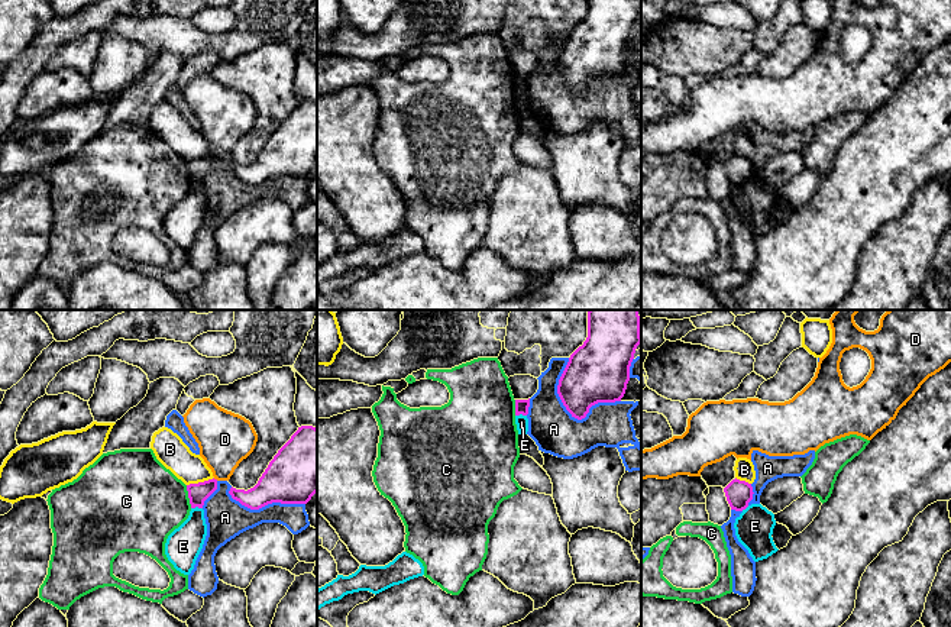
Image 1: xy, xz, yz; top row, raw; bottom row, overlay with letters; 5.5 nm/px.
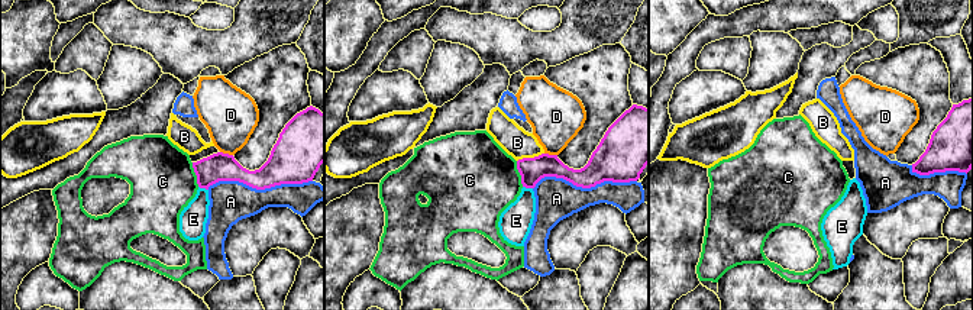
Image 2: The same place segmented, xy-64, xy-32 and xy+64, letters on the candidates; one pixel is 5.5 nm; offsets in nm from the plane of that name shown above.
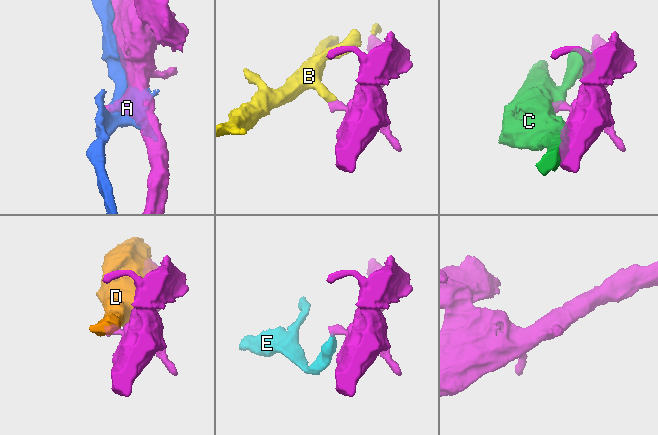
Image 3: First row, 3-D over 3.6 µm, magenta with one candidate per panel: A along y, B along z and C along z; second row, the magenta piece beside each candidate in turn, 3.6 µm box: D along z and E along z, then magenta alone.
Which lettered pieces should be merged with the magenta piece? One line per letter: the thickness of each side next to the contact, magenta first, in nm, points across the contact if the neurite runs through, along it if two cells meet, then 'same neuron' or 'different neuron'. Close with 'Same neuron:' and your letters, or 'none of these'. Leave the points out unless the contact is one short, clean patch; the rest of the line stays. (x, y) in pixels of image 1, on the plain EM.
A: calibres 320 and 260 nm; different neuron
B: calibres 110 and 170 nm; different neuron
C: calibres 110 and 440 nm; different neuron
D: calibres 110 and 300 nm; different neuron
E: calibres 110 and 200 nm; border xy (201, 183), (191, 184); different neuron
Same neuron: none of these

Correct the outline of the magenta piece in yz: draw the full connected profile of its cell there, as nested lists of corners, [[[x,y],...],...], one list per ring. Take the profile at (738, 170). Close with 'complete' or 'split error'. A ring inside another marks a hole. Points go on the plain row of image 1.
[[[737,153],[724,164],[724,168],[731,185],[735,187],[745,185],[754,169],[751,159]]]; complete

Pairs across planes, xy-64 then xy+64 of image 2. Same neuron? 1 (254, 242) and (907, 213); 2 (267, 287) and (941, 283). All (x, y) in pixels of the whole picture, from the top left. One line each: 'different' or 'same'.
1: same
2: different

